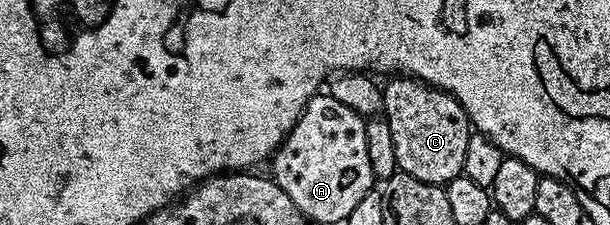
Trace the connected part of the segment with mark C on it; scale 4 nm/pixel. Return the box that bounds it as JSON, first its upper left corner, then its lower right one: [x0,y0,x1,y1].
[383,78,473,186]

